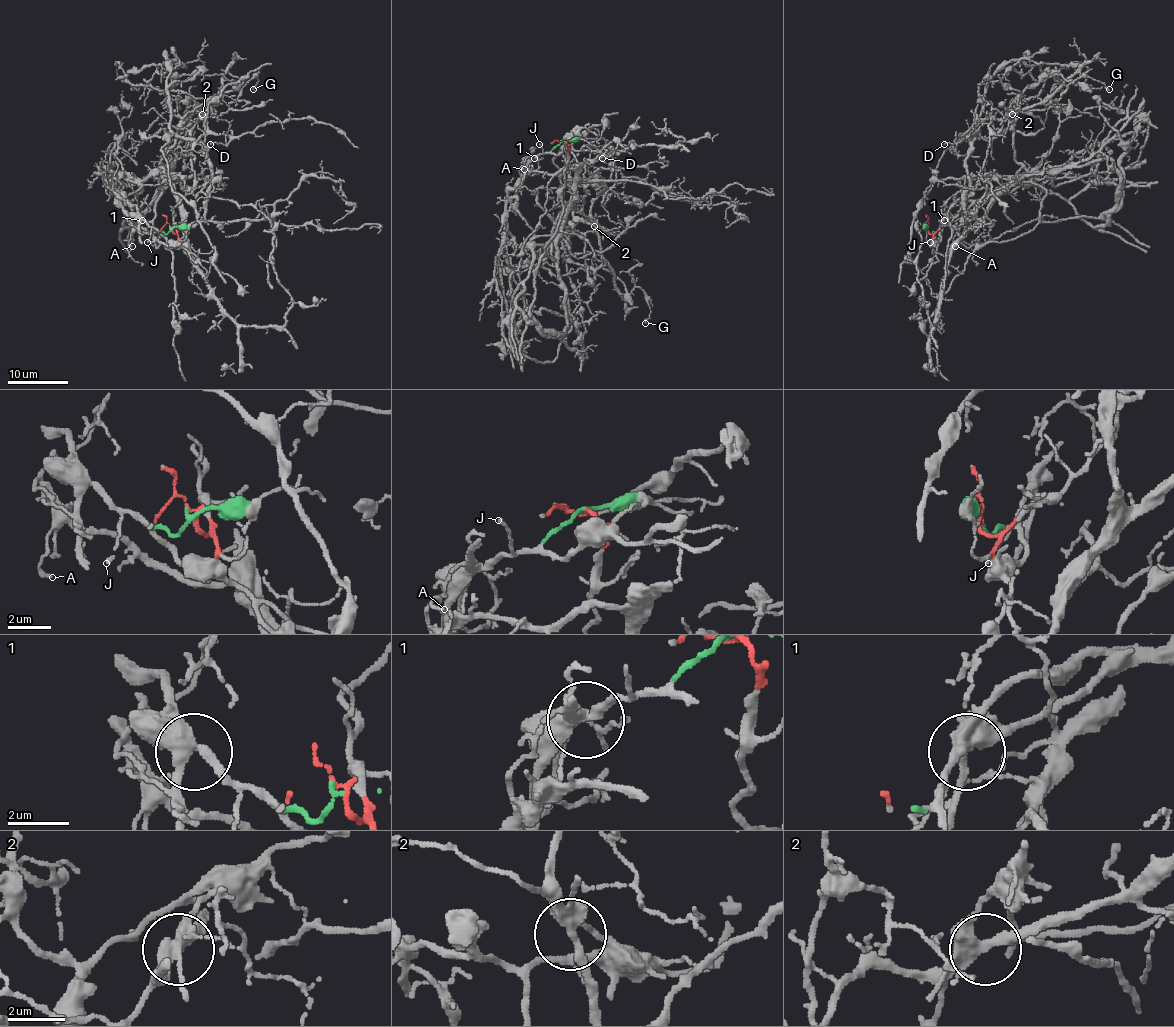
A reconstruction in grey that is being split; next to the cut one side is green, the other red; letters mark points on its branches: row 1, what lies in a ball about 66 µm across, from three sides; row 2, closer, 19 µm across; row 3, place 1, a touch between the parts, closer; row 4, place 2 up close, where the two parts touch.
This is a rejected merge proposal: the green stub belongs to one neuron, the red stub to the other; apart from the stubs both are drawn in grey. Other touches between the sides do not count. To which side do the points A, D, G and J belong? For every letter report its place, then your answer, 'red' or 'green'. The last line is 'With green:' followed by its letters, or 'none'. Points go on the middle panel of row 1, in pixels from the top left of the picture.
A: (524, 169) | green
D: (602, 158) | red
G: (645, 323) | red
J: (539, 144) | green
With green: A, J

